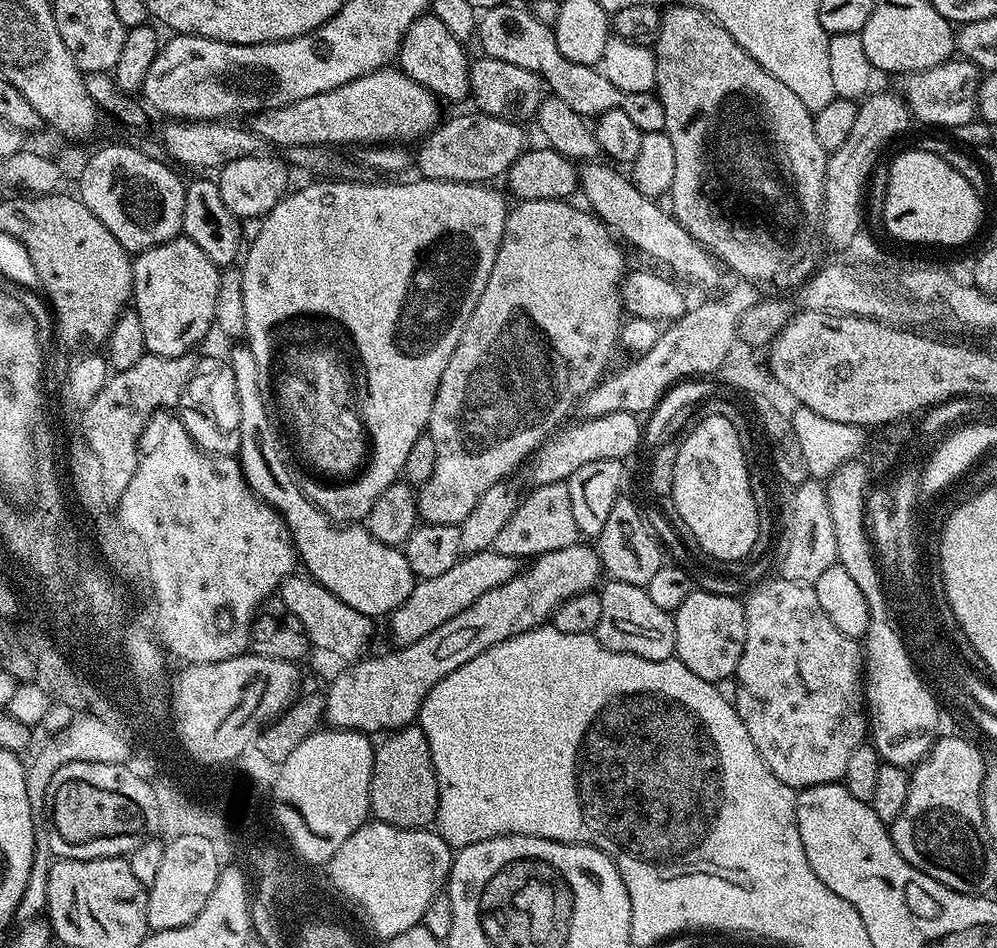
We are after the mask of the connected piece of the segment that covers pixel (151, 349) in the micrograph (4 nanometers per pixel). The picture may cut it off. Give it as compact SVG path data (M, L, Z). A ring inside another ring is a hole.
M177 238L148 248L132 261L132 300L136 317L142 322L146 333L148 352L154 356L187 356L195 344L200 344L212 332L215 325L221 269L194 242L187 238Z

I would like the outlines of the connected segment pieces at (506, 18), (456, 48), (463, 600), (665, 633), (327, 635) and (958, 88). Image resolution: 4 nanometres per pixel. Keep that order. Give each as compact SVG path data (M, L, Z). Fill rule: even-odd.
M505 4L487 9L479 19L476 31L480 38L481 51L490 57L522 66L543 77L545 85L555 96L562 98L575 113L585 118L599 118L608 110L620 108L634 121L640 132L658 133L665 128L665 111L658 96L652 92L630 94L621 92L612 82L607 81L597 67L589 64L570 62L562 57L558 49L555 31L542 25L529 9Z
M425 14L420 16L406 30L404 41L400 47L398 67L414 82L418 82L426 90L430 90L441 101L469 99L468 91L468 69L470 67L470 56L464 53L465 45L446 25L435 16Z
M495 550L461 555L458 563L450 566L450 570L446 570L446 574L442 574L439 578L420 580L410 590L406 602L402 602L402 606L398 606L390 613L393 645L413 644L426 638L426 634L438 630L438 626L442 626L446 622L450 622L450 618L462 614L462 610L466 610L466 606L478 602L478 598L482 598L482 594L494 590L494 586L502 586L506 582L510 582L510 578L514 578L520 571L522 571L521 560L498 554Z
M609 579L598 595L602 602L602 618L598 618L595 637L611 652L634 654L647 660L666 660L676 651L676 621L673 613L661 610L650 602L647 587Z
M307 574L288 576L278 589L279 596L285 610L297 620L293 621L307 636L313 649L321 648L332 656L341 656L347 662L365 655L364 647L372 640L373 617L363 616L358 610L354 610L354 606L346 606L346 602L334 598L330 590L326 590Z
M953 58L942 62L938 66L930 66L921 72L910 72L899 77L899 95L903 96L904 103L908 106L908 111L913 117L916 116L924 124L937 124L940 128L954 130L963 124L969 124L977 119L976 111L976 90L978 87L978 69L975 64L963 58Z

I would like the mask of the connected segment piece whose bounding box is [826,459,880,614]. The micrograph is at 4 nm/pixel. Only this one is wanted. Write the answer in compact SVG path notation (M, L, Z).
M859 459L848 461L837 472L827 477L826 491L830 506L830 522L834 522L837 561L846 570L846 574L854 578L858 590L866 594L866 602L871 612L880 614L880 587L878 586L880 569L876 563L876 553L865 515L865 499L870 491L870 478L864 473L867 466L867 463Z

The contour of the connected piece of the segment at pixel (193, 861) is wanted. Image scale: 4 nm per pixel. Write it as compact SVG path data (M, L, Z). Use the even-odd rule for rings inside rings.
M201 835L169 839L164 844L162 867L158 869L154 882L146 888L149 929L152 932L162 932L194 922L194 918L202 914L210 894L214 894L221 867L221 854L217 851L216 840L211 841Z

